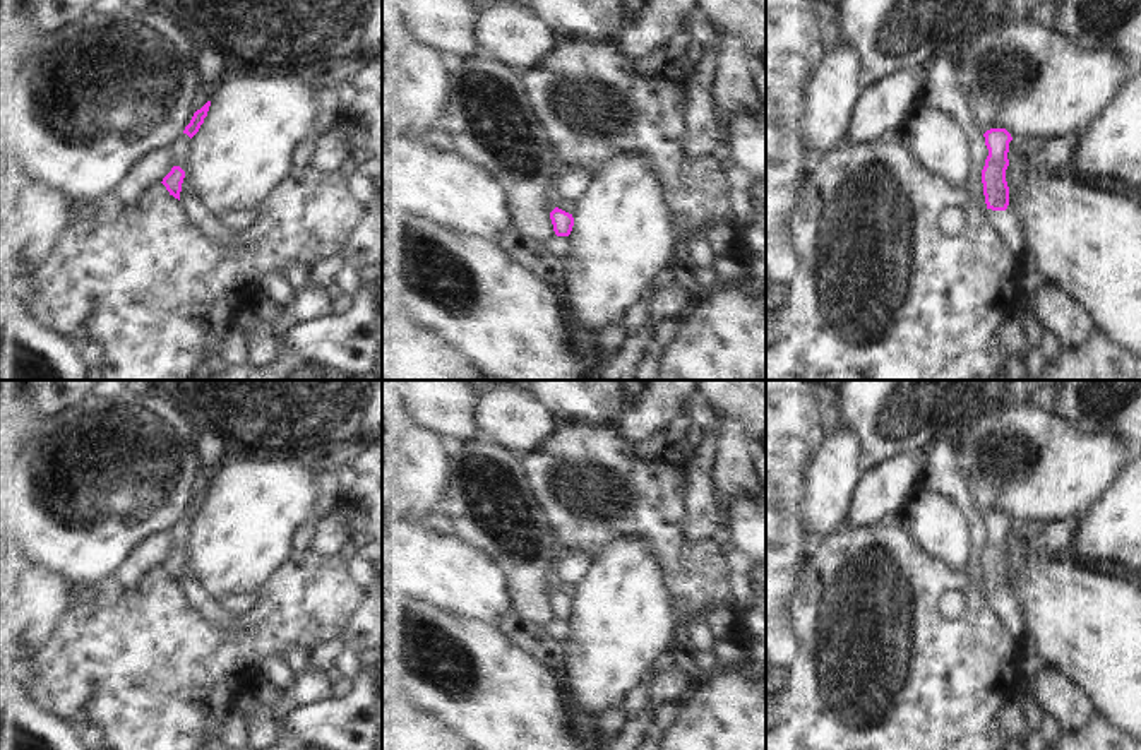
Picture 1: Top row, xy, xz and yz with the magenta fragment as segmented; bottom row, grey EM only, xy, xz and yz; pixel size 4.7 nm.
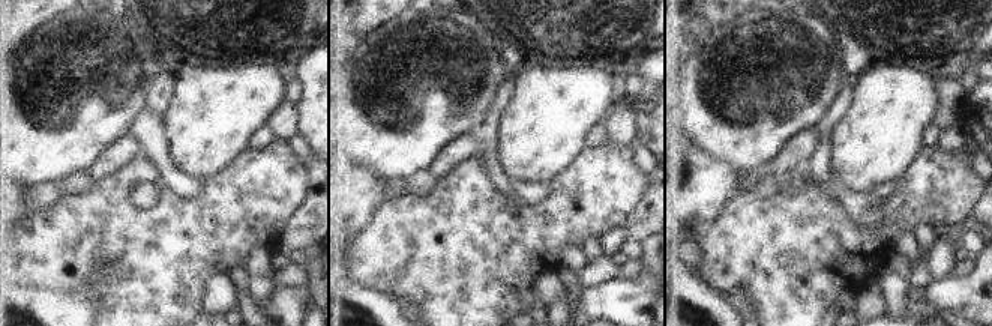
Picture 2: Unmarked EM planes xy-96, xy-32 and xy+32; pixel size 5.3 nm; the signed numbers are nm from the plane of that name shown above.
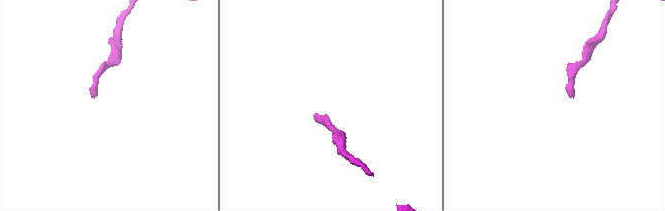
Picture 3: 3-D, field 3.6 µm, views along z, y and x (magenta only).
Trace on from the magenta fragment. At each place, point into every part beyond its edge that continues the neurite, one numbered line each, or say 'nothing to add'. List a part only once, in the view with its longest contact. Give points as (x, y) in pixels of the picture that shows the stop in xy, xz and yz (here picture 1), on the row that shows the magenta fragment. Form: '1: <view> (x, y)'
1: yz (1006, 223)

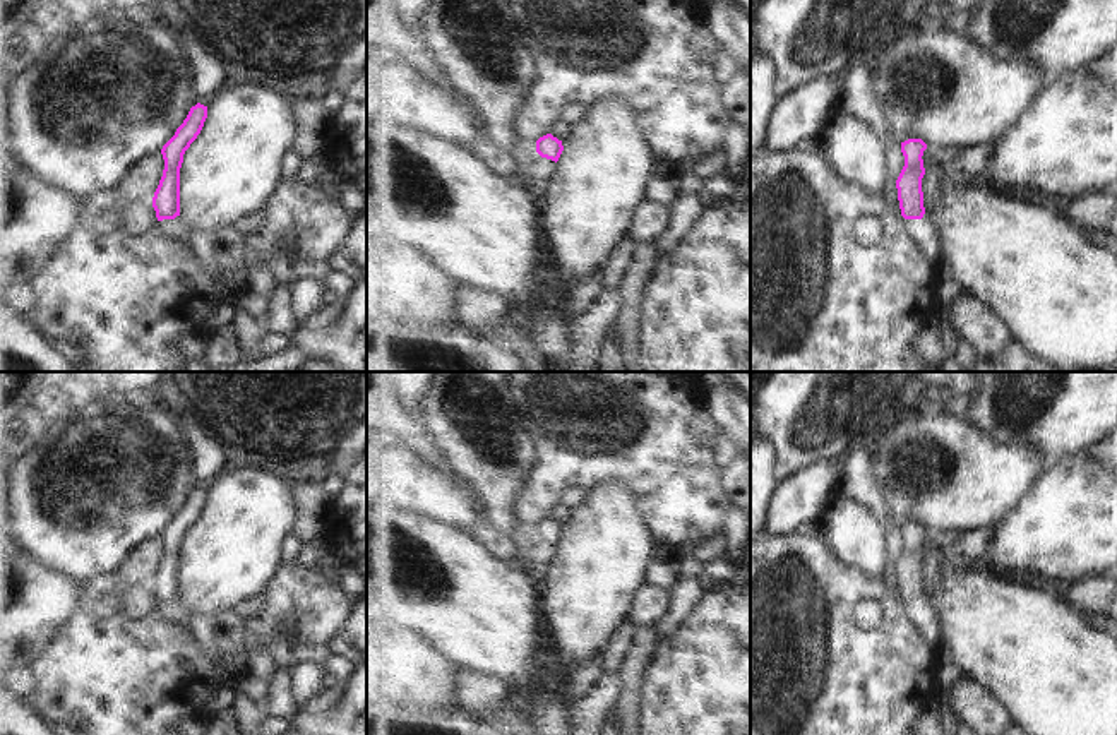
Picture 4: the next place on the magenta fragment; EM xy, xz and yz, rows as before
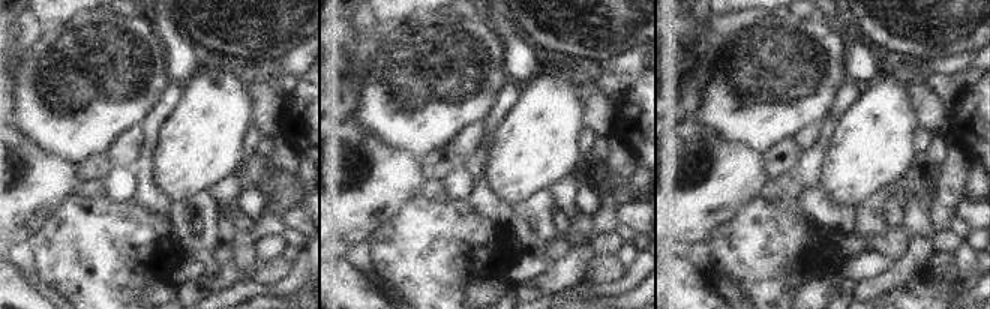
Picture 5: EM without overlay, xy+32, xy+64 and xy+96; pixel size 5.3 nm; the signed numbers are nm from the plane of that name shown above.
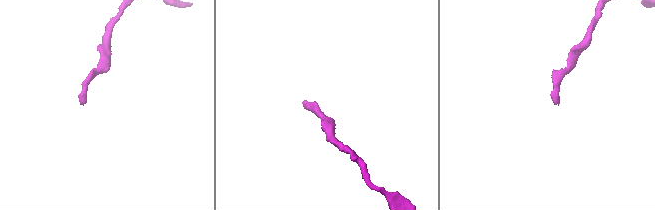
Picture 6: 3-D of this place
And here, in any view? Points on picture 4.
1: yz (922, 232)

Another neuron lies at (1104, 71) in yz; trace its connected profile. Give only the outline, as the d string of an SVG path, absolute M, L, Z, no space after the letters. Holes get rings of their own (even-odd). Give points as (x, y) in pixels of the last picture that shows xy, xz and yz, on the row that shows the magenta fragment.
M1117 41L1107 55L1090 65L1088 72L1117 98Z

